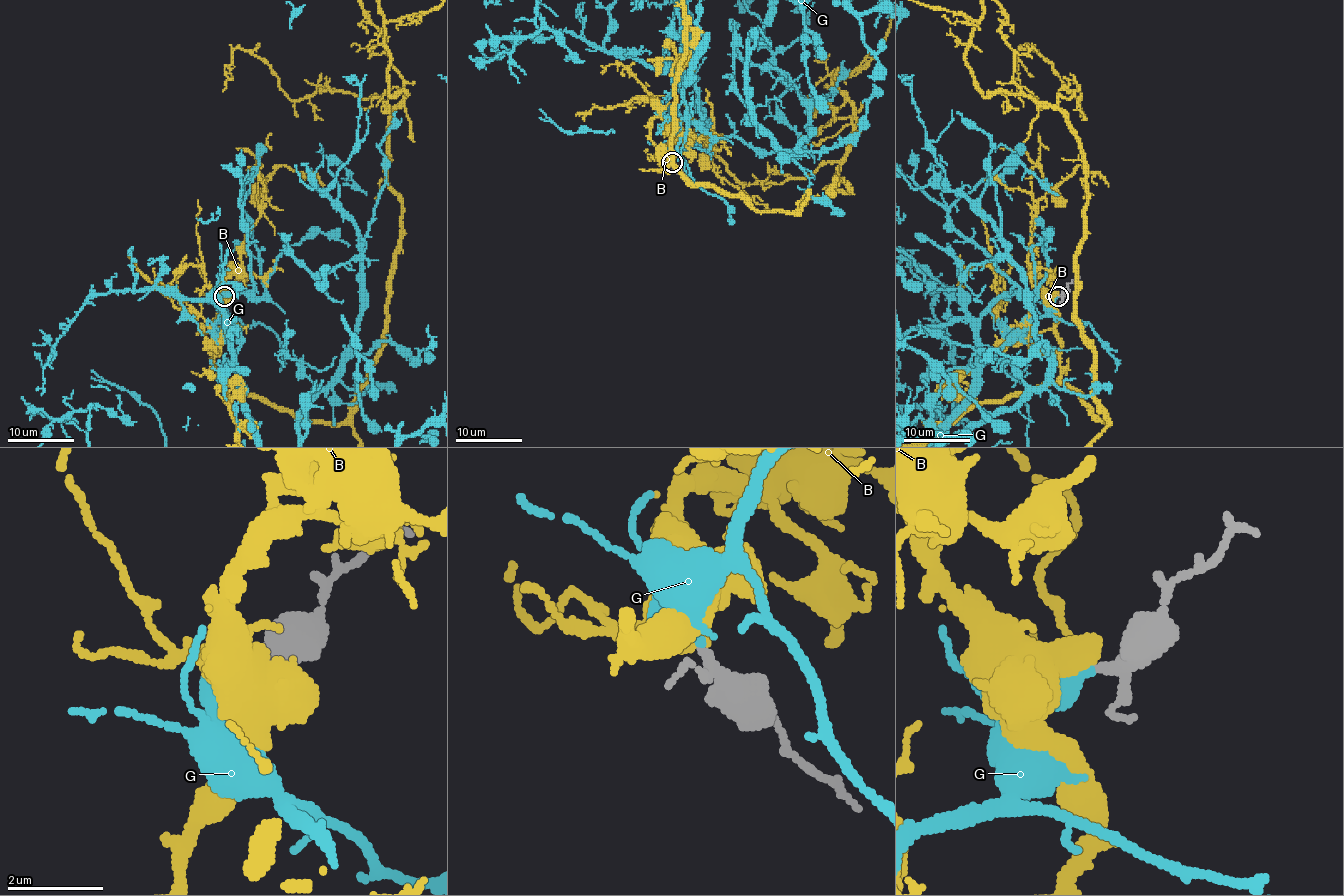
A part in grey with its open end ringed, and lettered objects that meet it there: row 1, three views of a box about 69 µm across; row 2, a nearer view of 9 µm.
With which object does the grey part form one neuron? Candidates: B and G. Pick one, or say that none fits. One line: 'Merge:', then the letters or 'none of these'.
Merge: G

